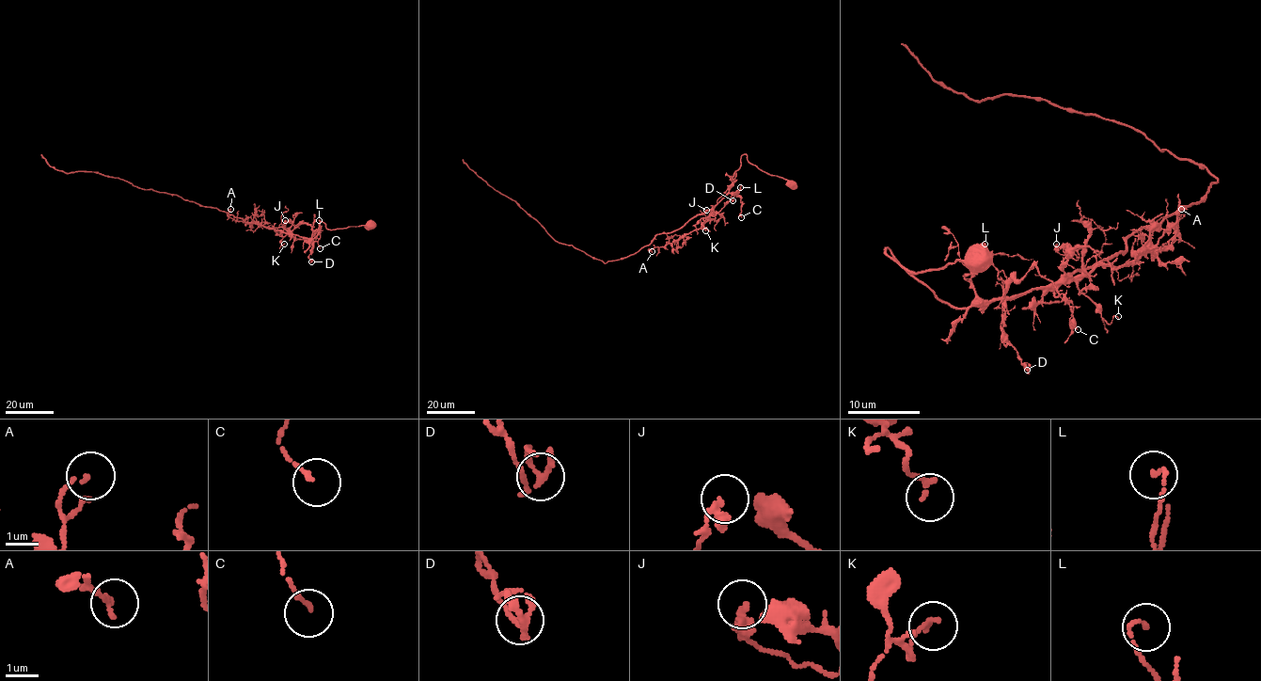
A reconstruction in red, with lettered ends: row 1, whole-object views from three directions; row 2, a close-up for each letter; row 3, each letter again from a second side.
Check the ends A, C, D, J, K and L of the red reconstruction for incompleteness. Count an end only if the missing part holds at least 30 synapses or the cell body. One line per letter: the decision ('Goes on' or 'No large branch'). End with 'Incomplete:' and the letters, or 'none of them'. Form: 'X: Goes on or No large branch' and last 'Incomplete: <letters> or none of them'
A: No large branch
C: No large branch
D: No large branch
J: No large branch
K: No large branch
L: No large branch
Incomplete: none of them

